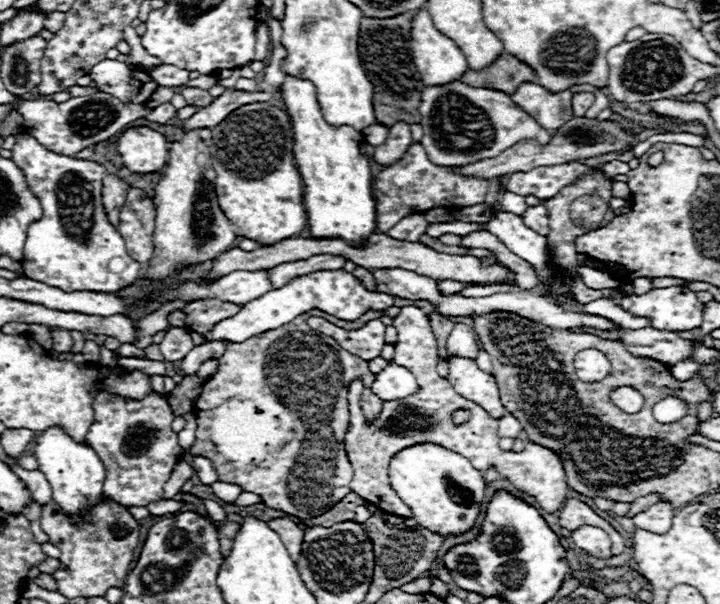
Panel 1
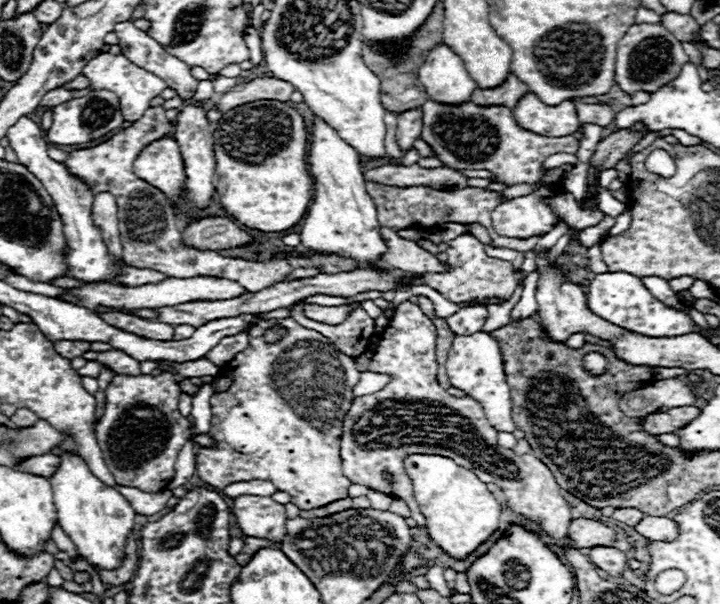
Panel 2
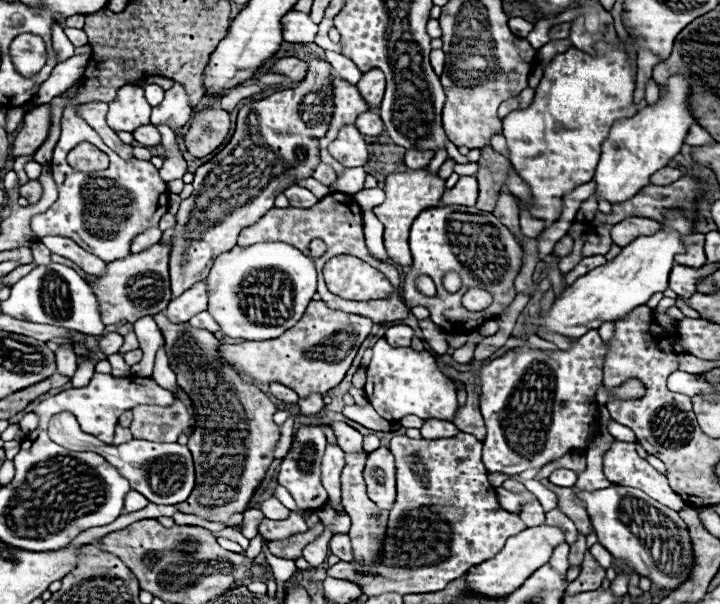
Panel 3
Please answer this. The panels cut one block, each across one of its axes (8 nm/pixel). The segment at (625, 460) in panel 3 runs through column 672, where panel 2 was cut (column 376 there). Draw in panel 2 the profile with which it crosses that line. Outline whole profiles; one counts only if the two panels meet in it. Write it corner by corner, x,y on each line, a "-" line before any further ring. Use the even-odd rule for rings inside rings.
370,490
370,492
368,492
368,498
370,498
370,506
376,508
376,510
388,510
388,508
390,508
390,496
388,496
388,494

